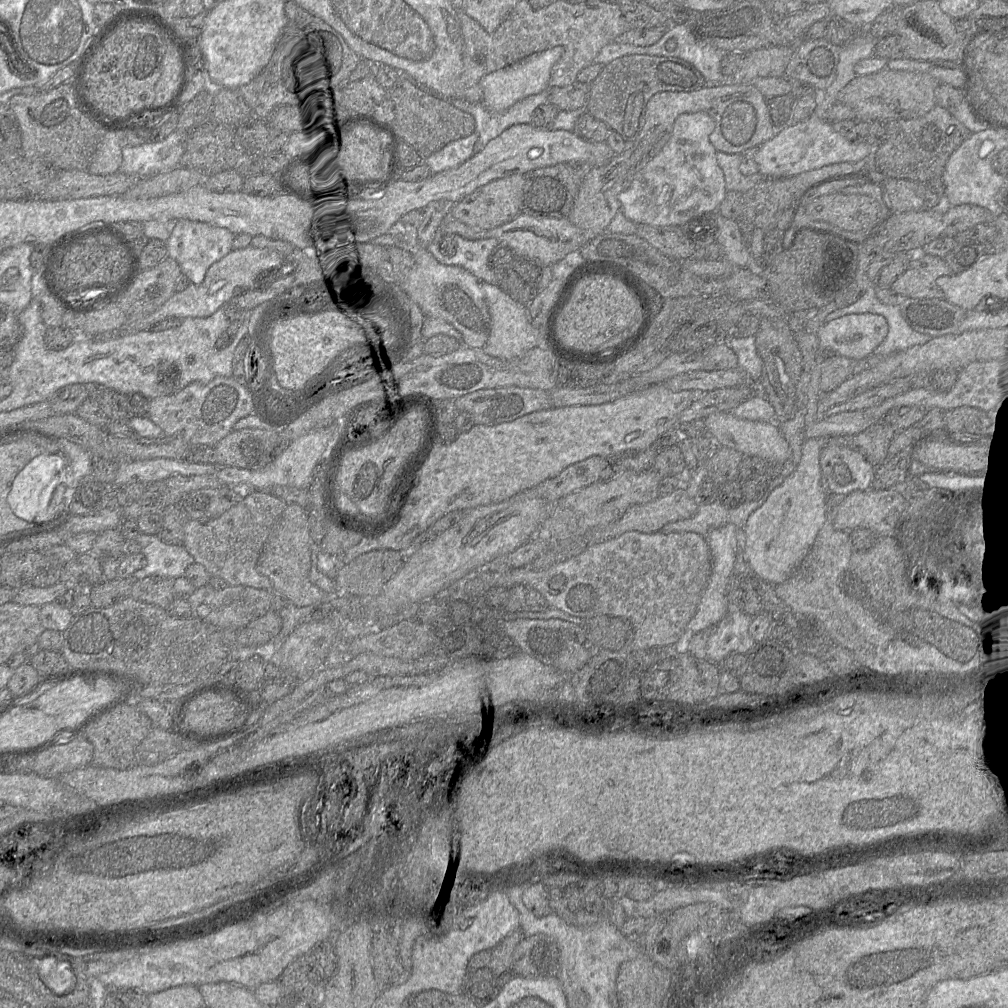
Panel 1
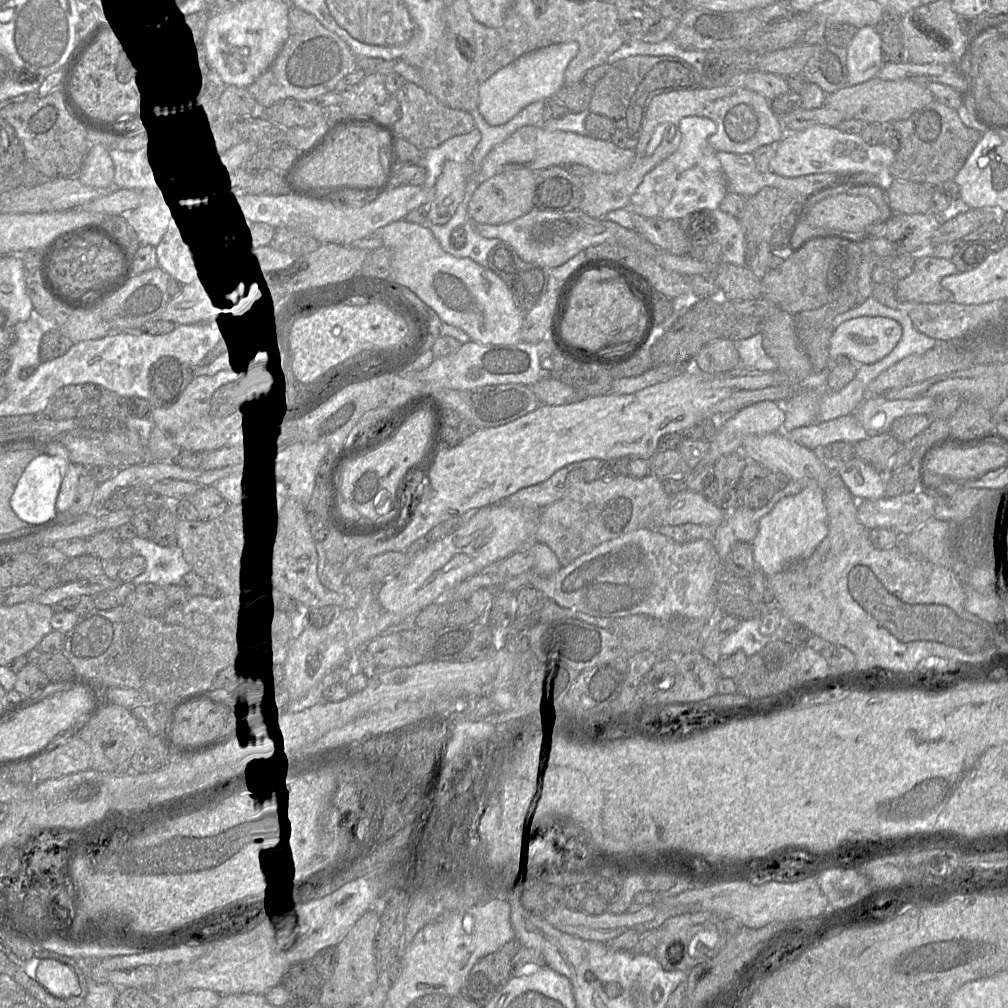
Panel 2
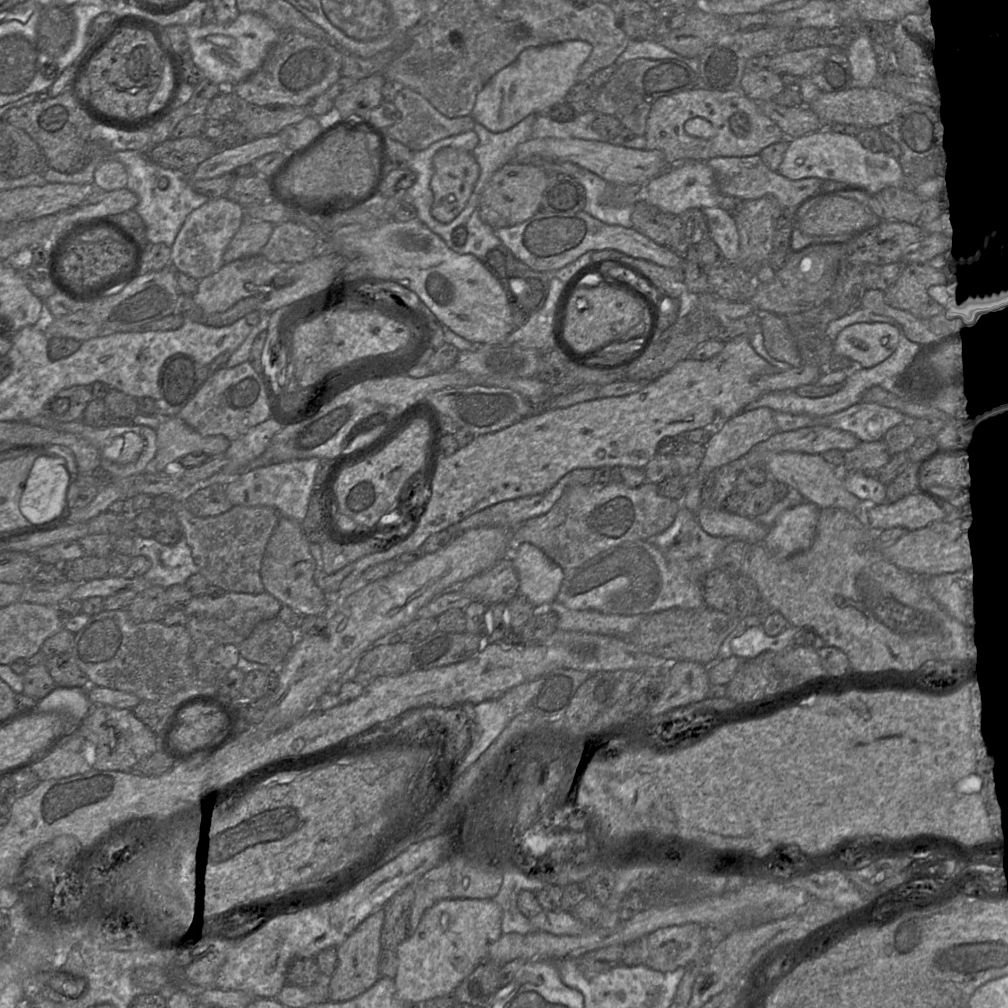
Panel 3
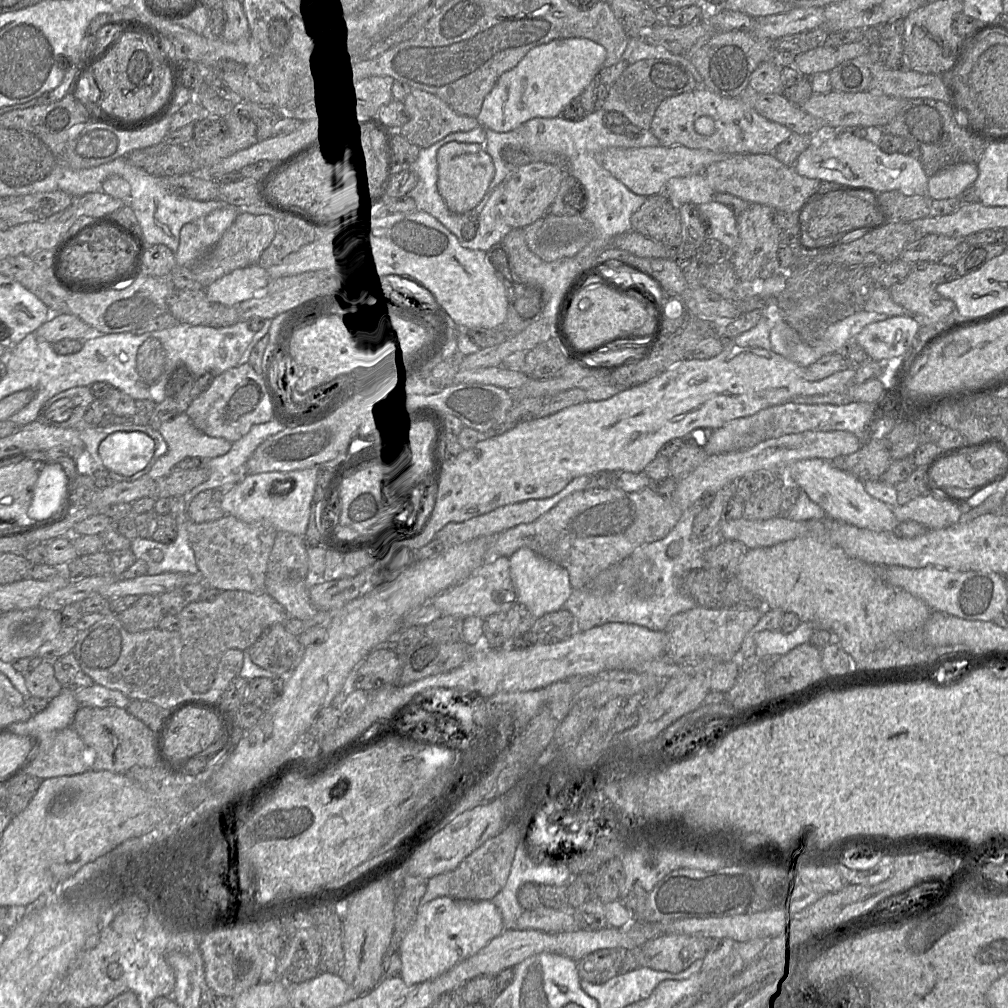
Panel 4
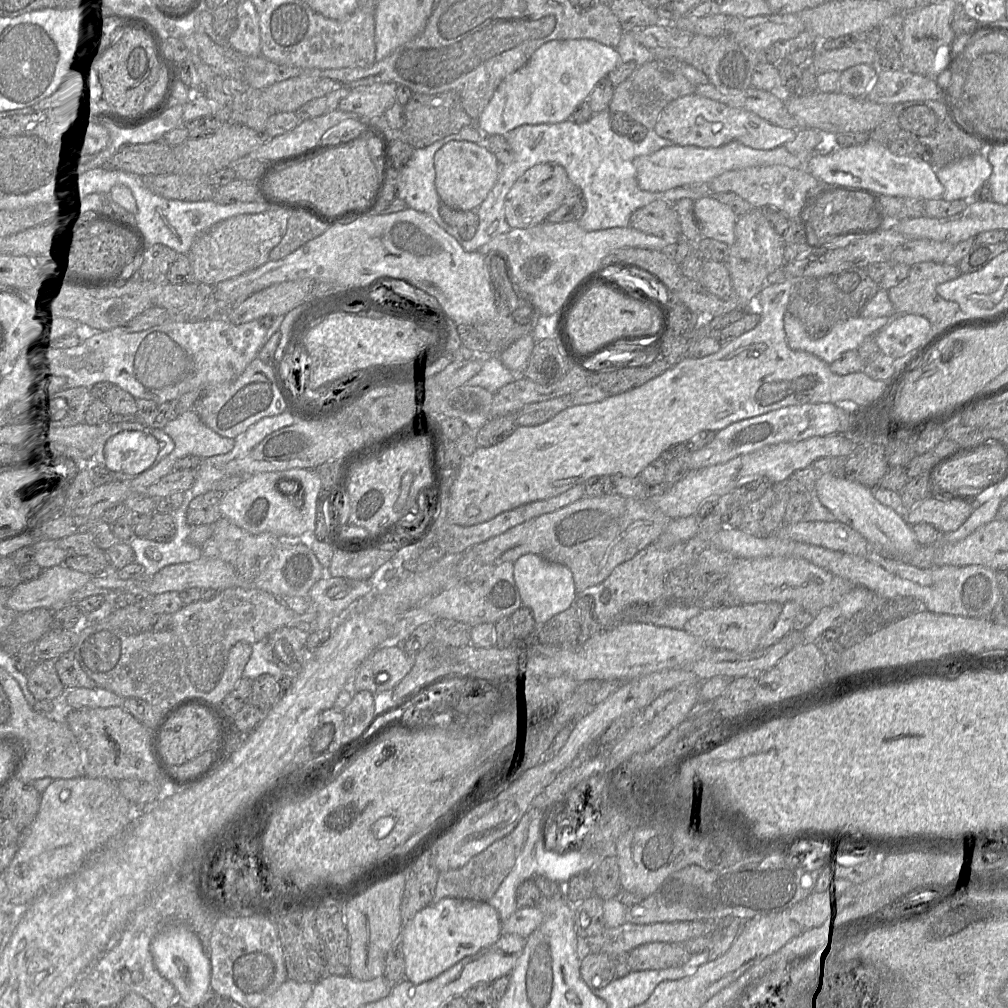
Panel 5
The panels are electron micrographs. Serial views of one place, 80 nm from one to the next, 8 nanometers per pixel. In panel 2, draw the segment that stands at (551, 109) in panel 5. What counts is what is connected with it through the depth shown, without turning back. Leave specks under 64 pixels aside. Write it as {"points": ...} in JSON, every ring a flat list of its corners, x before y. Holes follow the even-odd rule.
{"points":[[576,42,553,44,520,56,511,64,498,70,479,87,478,111,491,126,510,121,527,105,550,100,564,86,564,73,570,61,577,55]]}

